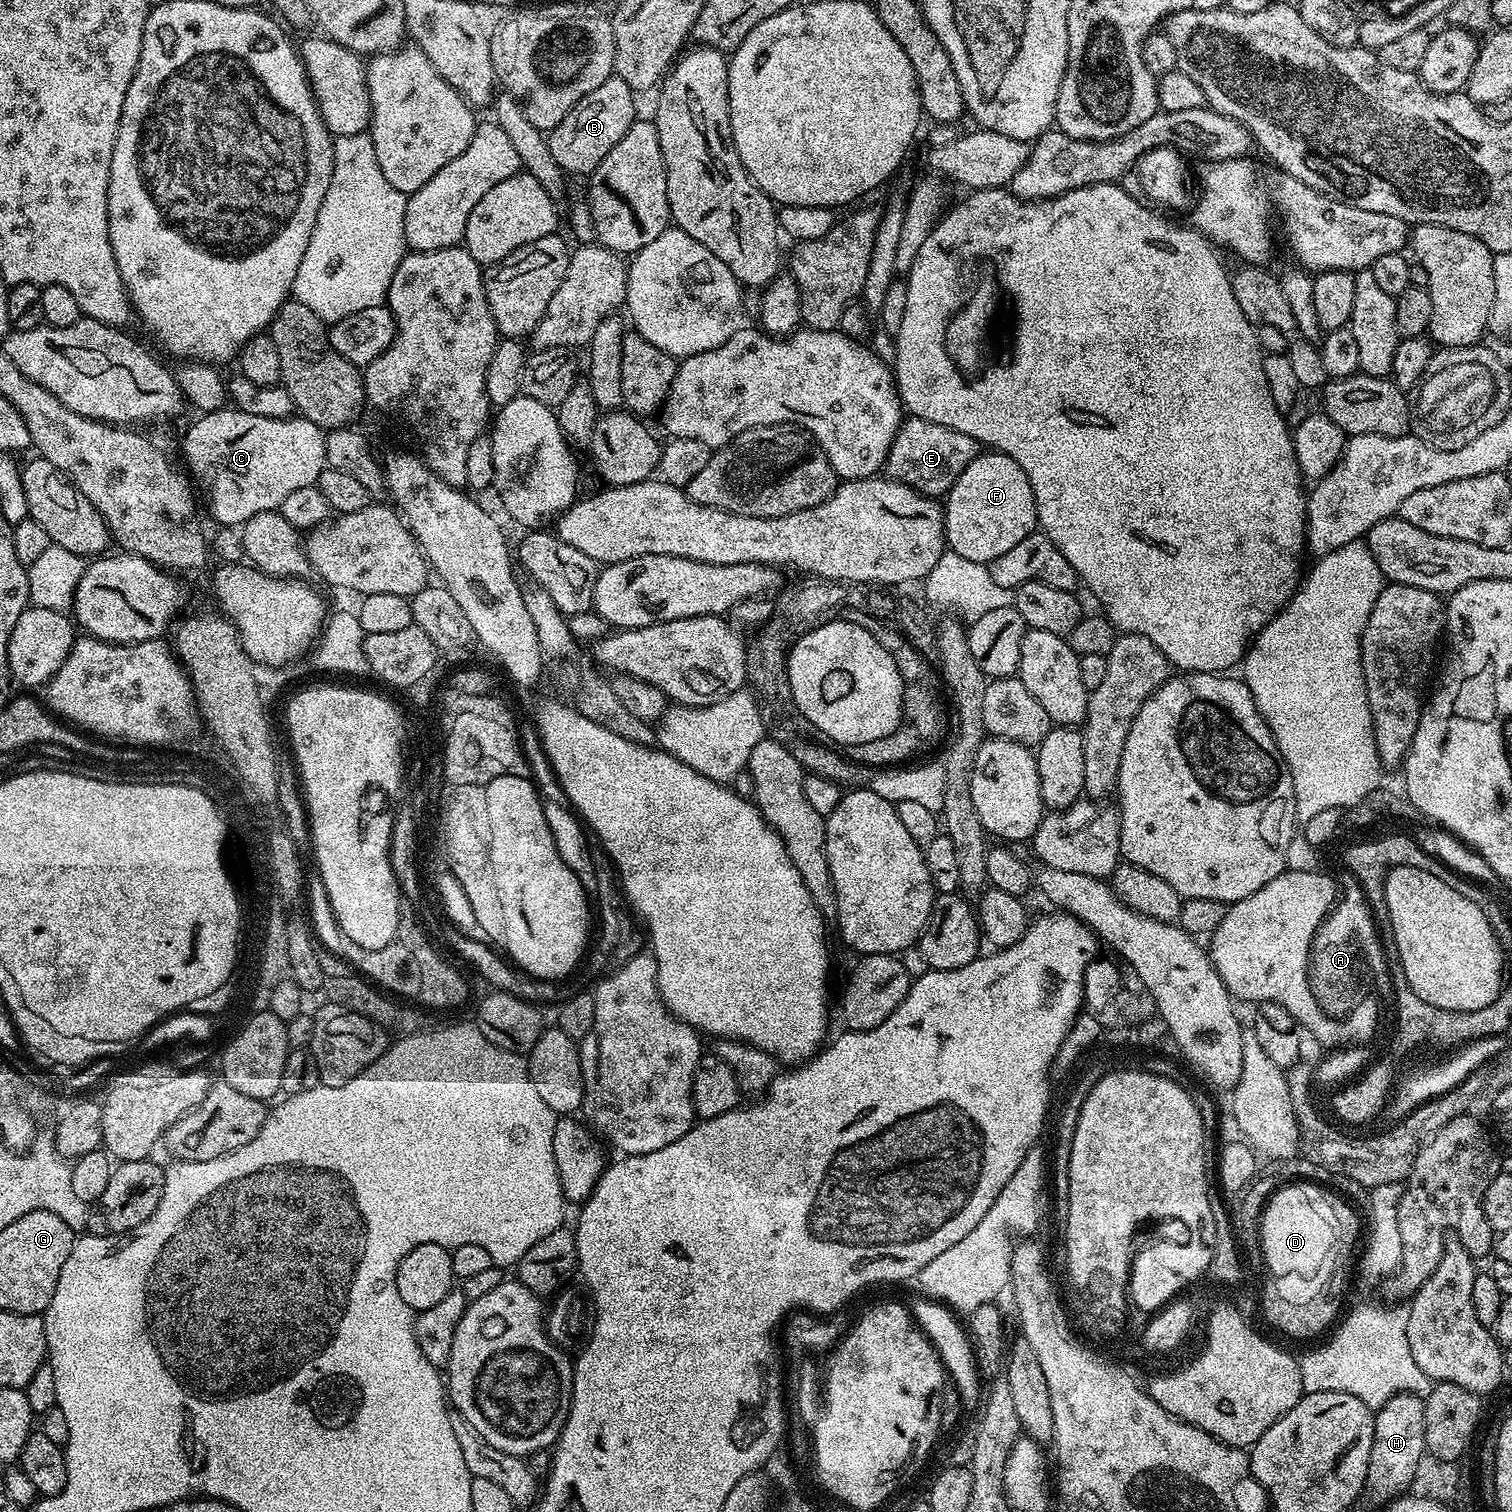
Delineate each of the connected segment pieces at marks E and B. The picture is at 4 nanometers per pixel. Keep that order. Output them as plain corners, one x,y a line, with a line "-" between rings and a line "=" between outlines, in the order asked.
908,416
896,432
882,472
887,479
916,489
924,496
943,497
954,486
958,474
980,455
982,445
970,434
962,434
938,422
926,422
922,416
=
615,74
606,78
606,82
598,86
598,90
590,90
590,94
576,103
570,114
566,114
566,118
562,118
562,122
558,122
558,126
547,133
554,162
558,162
565,174
572,175
573,172
576,176
584,176
583,178
591,177
602,158
606,158
606,154
610,154
610,150
618,146
622,134
626,134
626,130
630,130
632,123
638,119
635,99
637,97
632,88
626,86
626,82
622,82
622,78

